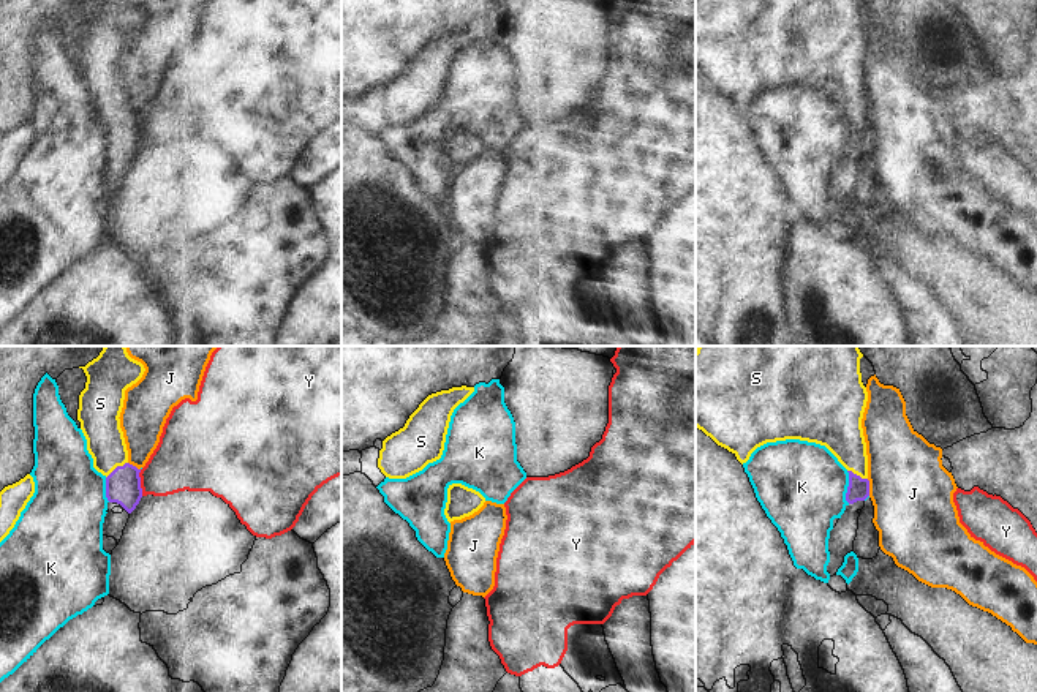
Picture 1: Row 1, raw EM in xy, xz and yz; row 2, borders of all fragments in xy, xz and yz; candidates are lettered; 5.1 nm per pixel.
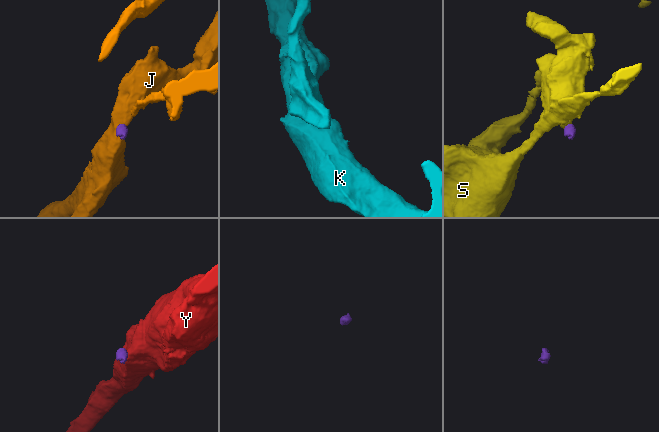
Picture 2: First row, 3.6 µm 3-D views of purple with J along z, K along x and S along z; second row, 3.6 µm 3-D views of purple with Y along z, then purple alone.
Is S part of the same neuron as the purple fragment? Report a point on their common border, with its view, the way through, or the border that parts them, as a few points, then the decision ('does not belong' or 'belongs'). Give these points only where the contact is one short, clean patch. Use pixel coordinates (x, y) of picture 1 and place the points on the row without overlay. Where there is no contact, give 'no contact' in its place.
meets purple in xy at (116, 114); runs through xy (124, 130), (116, 114), (100, 70); belongs

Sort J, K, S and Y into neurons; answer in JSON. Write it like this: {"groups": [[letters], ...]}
{"groups": [["J"], ["K"], ["S"], ["Y"]]}

